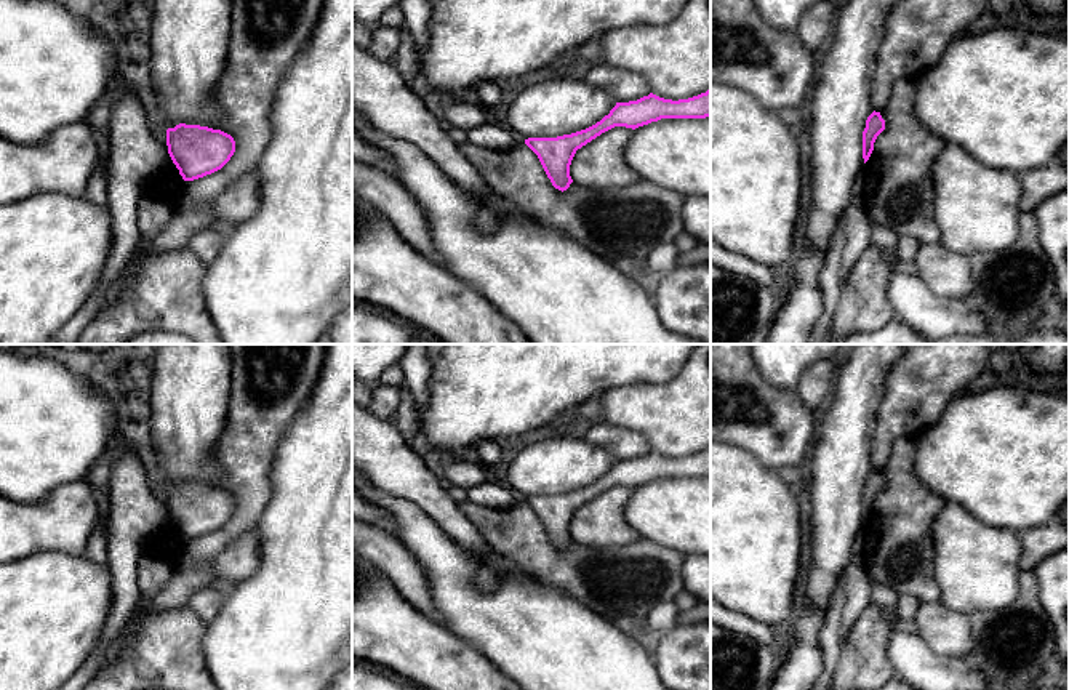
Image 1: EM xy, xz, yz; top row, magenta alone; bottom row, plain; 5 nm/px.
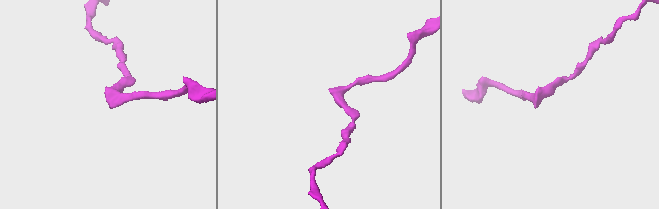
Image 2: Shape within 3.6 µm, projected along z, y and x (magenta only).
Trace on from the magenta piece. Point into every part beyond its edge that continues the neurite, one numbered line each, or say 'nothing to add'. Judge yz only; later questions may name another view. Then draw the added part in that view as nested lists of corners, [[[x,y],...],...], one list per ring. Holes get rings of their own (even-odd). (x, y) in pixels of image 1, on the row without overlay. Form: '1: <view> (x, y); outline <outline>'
nothing to add

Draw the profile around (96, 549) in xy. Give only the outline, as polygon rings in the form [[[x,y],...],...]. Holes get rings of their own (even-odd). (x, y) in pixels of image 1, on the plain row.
[[[99,514],[96,527],[88,540],[86,556],[98,565],[107,567],[106,519]]]

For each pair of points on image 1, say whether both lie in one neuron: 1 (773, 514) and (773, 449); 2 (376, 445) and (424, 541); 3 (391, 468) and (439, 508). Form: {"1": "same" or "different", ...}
{"1": "different", "2": "different", "3": "same"}

